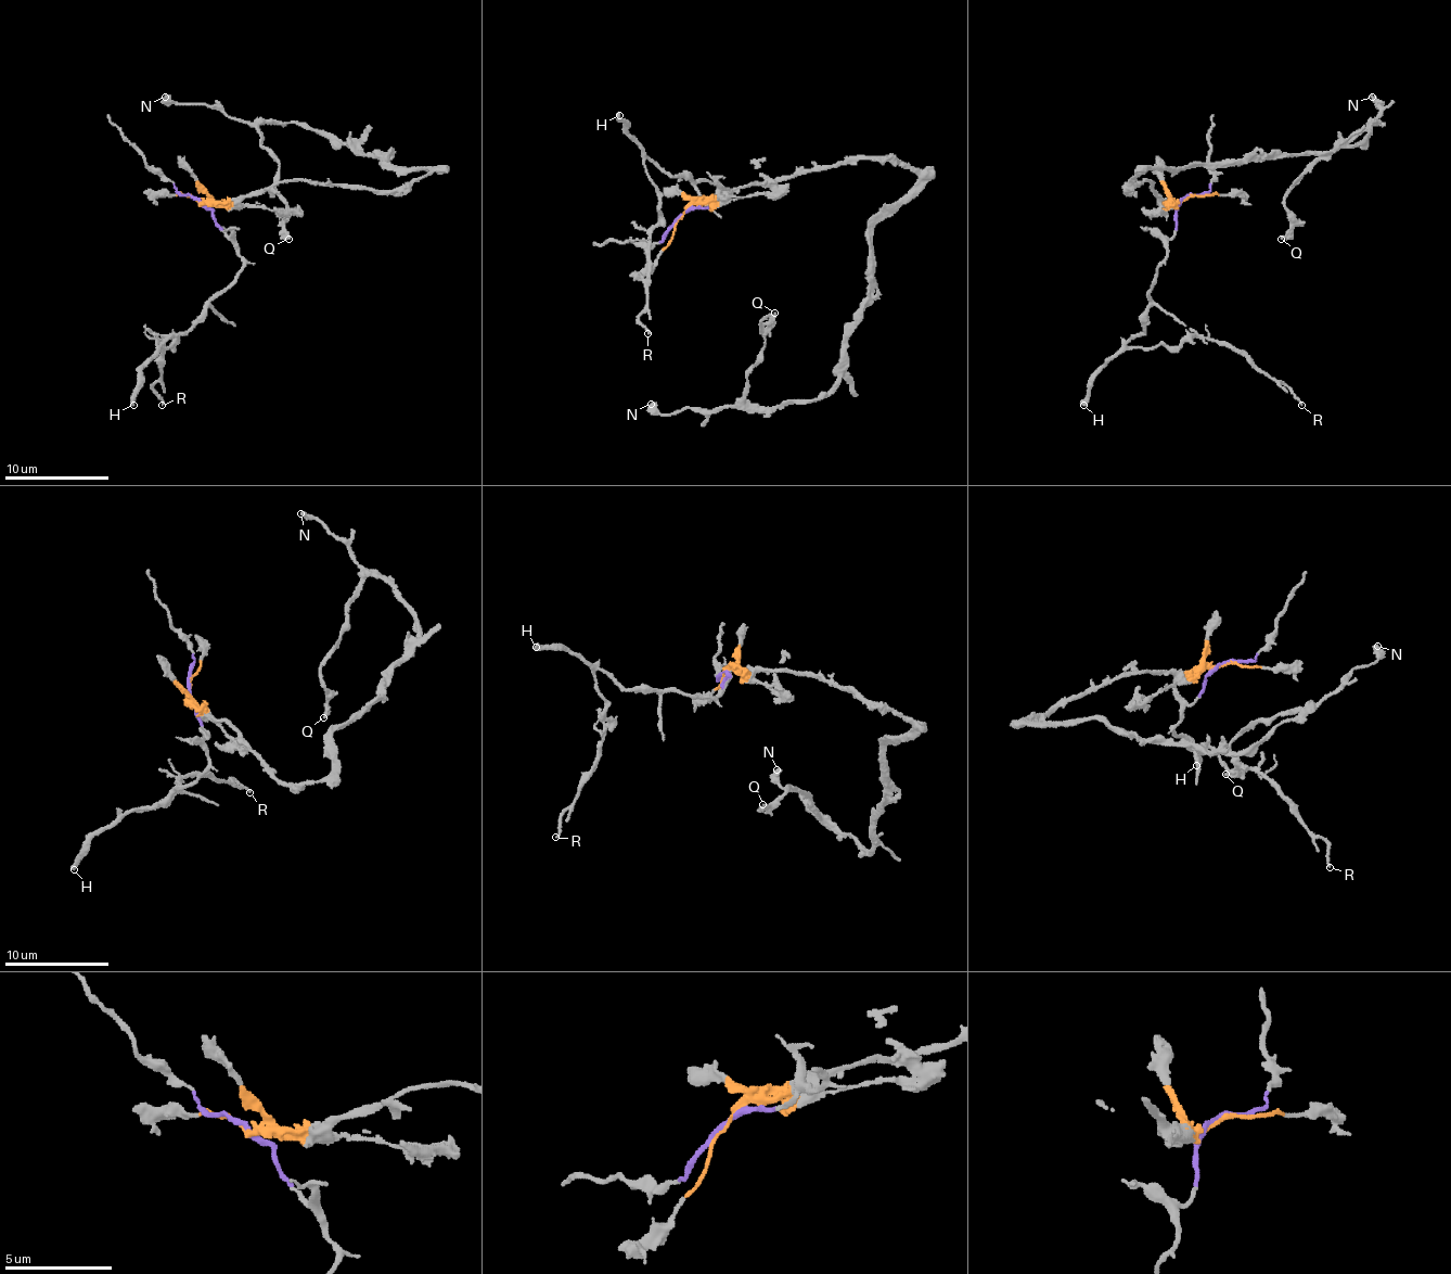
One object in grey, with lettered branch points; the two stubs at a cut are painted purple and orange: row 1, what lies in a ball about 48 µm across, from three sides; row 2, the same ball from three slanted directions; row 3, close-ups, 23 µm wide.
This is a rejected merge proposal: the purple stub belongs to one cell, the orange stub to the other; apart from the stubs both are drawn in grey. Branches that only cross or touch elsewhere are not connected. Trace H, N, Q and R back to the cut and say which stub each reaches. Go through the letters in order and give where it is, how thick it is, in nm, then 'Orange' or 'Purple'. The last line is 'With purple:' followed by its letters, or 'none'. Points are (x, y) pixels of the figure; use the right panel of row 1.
H: Place: (1083, 405). Thickness 320 nm. Purple
N: Place: (1372, 97). Thickness 400 nm. Orange
Q: Place: (1281, 239). Thickness 260 nm. Orange
R: Place: (1301, 405). Thickness 160 nm. Purple
With purple: H, R

